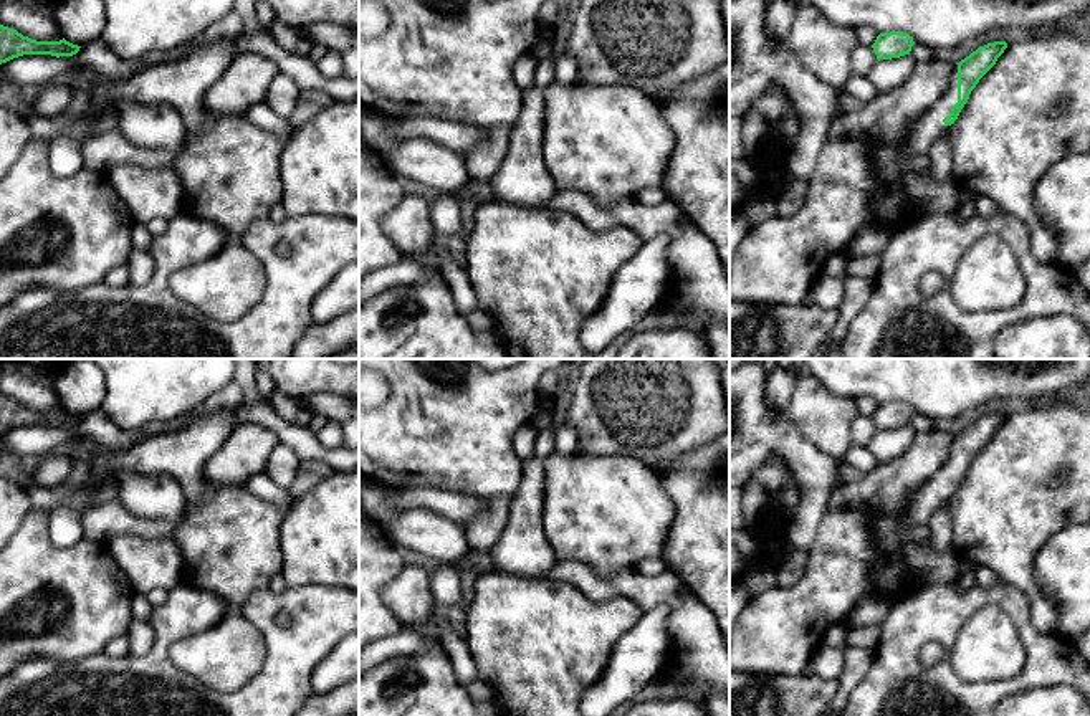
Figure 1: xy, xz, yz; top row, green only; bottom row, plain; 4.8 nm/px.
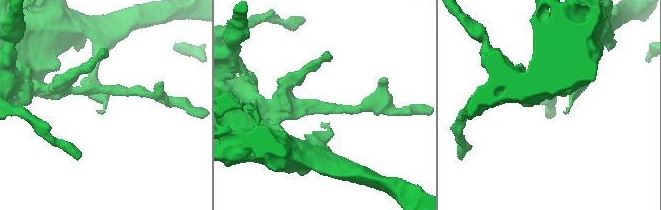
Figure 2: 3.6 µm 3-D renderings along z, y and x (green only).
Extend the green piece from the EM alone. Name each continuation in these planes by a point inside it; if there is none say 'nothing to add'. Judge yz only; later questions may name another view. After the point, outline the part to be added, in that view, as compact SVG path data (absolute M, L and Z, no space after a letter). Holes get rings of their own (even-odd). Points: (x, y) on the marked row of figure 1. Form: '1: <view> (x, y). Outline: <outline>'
1: yz (778, 262). Outline: M954 63L948 93L925 114L915 119L908 129L908 134L900 142L880 142L867 134L853 132L850 137L829 139L815 164L815 170L807 182L807 197L802 208L792 217L774 215L763 223L751 227L746 236L741 240L736 253L729 260L729 299L746 301L758 304L784 304L794 306L806 301L814 281L824 273L825 260L832 253L844 251L853 235L863 223L870 198L877 189L875 160L872 152L878 147L896 147L905 152L906 157L928 154L931 144L949 134L951 126L943 122L951 114L951 107L958 103L958 64Z

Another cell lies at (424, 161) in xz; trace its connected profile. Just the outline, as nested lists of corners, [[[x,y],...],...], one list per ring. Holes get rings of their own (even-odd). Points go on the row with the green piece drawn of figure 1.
[[[425,137],[400,142],[385,164],[394,174],[442,192],[458,193],[473,182],[460,152]]]

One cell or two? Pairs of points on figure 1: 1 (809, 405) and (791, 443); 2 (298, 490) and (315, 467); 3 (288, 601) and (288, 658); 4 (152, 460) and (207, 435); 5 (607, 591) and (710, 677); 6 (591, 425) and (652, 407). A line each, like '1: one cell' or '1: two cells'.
1: two cells
2: one cell
3: one cell
4: one cell
5: one cell
6: one cell

